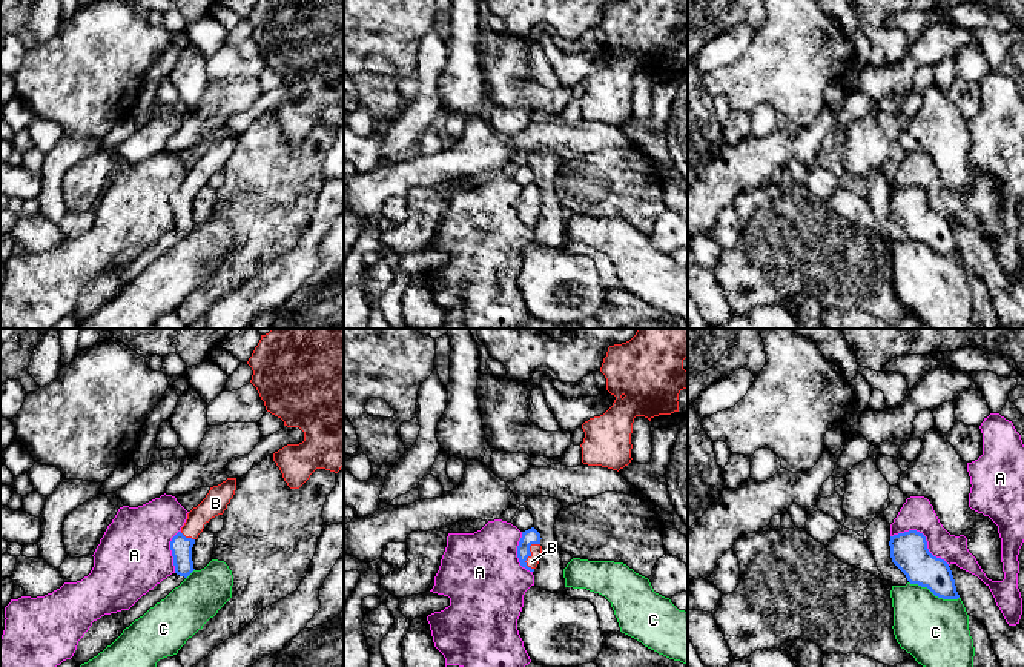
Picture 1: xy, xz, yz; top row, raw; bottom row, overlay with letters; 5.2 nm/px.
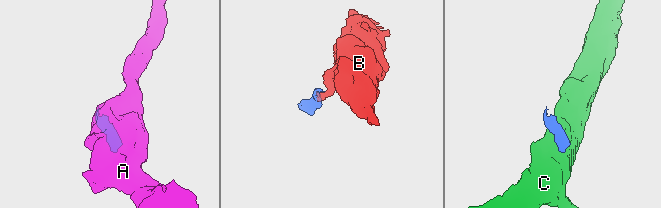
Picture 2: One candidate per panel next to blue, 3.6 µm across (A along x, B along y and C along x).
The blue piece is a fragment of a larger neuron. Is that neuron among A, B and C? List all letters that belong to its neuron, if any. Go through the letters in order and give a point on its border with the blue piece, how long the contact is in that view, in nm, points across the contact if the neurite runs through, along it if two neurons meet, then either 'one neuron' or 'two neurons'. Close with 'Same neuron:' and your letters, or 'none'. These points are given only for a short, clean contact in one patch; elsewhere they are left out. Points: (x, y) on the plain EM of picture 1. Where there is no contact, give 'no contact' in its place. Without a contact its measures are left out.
A: yz (924, 192) | 340 nm | two neurons
B: xz (530, 209) | 150 nm | across xz (530, 192), (530, 209), (531, 217) | one neuron
C: yz (934, 249) | 280 nm | two neurons
Same neuron: B

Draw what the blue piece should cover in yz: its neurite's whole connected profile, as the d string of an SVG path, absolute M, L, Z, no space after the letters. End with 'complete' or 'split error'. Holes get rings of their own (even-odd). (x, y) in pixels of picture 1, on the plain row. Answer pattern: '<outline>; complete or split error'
M909 186L894 191L889 201L892 218L906 231L910 240L927 243L943 255L960 254L949 220L929 207L923 189Z; complete

